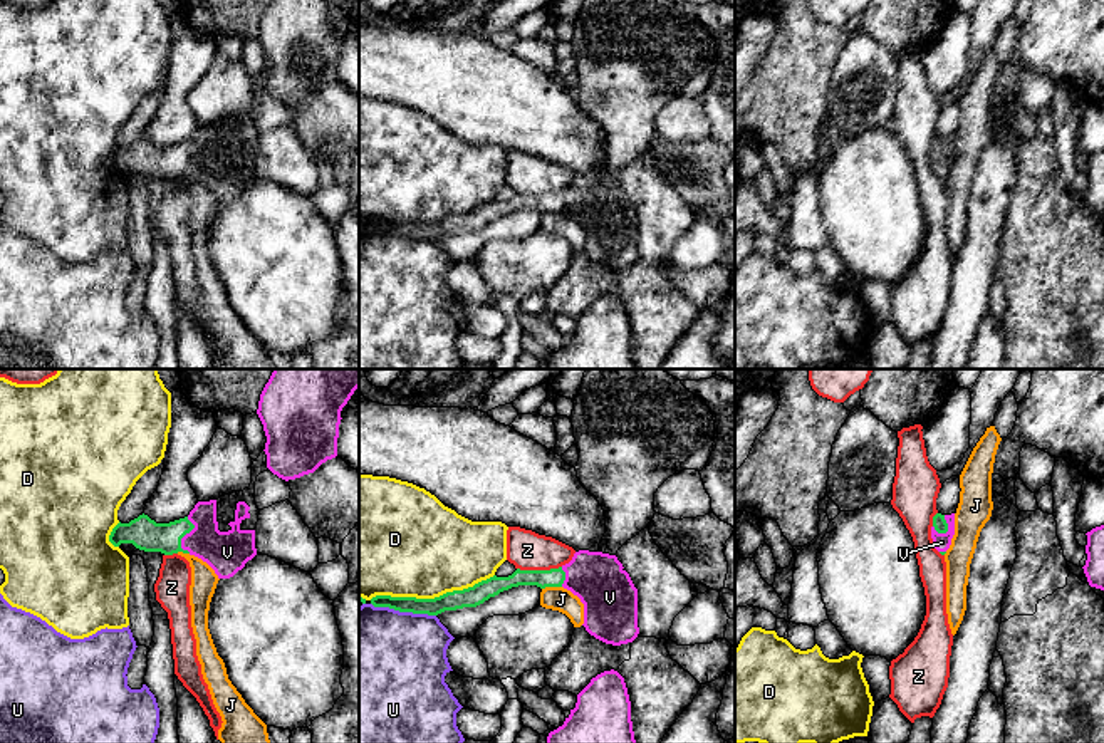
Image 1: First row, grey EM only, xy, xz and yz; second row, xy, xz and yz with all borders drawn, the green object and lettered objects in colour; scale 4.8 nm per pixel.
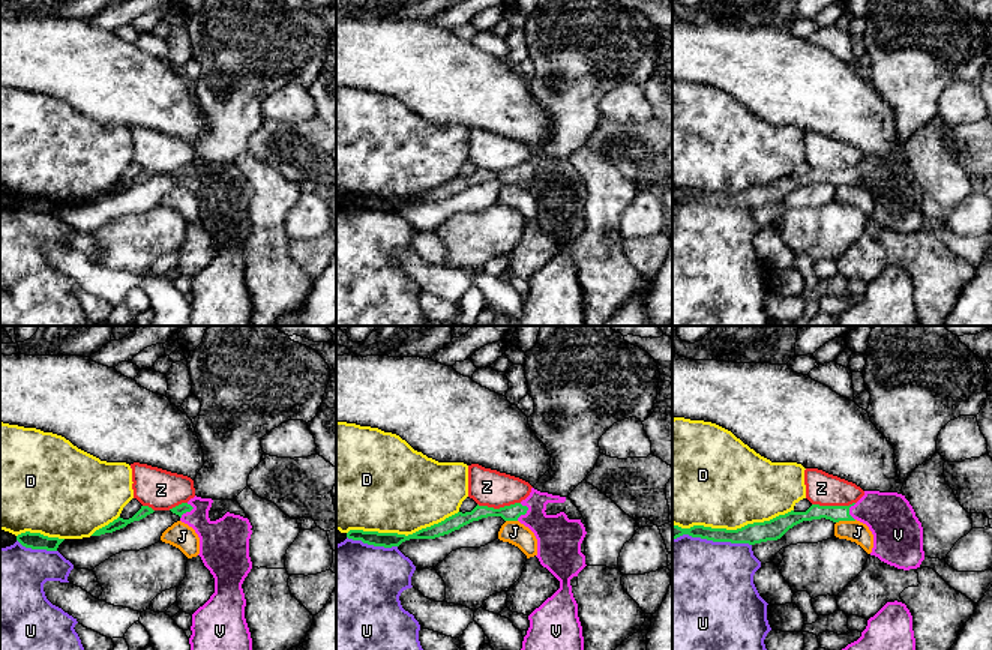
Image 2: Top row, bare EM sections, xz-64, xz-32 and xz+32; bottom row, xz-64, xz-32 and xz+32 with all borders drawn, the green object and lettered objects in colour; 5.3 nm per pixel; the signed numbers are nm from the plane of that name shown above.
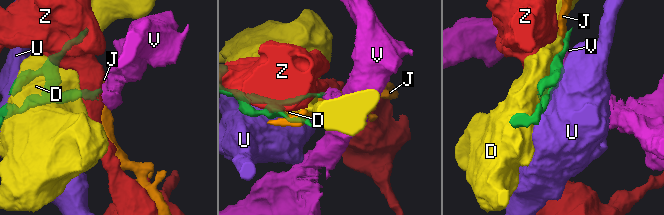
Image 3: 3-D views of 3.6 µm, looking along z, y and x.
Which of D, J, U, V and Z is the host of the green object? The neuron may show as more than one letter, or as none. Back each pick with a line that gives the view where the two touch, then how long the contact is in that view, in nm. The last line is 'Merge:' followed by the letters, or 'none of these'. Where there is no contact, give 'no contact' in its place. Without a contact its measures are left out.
V: contact in xy; length 180 nm
Merge: V

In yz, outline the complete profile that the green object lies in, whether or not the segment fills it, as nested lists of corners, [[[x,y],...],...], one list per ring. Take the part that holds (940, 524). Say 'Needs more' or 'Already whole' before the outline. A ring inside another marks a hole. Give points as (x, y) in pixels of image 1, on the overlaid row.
Needs more. [[[936,513],[933,517],[931,538],[935,548],[941,555],[945,555],[946,550],[950,548],[953,535],[955,535],[955,513],[951,515]]]

